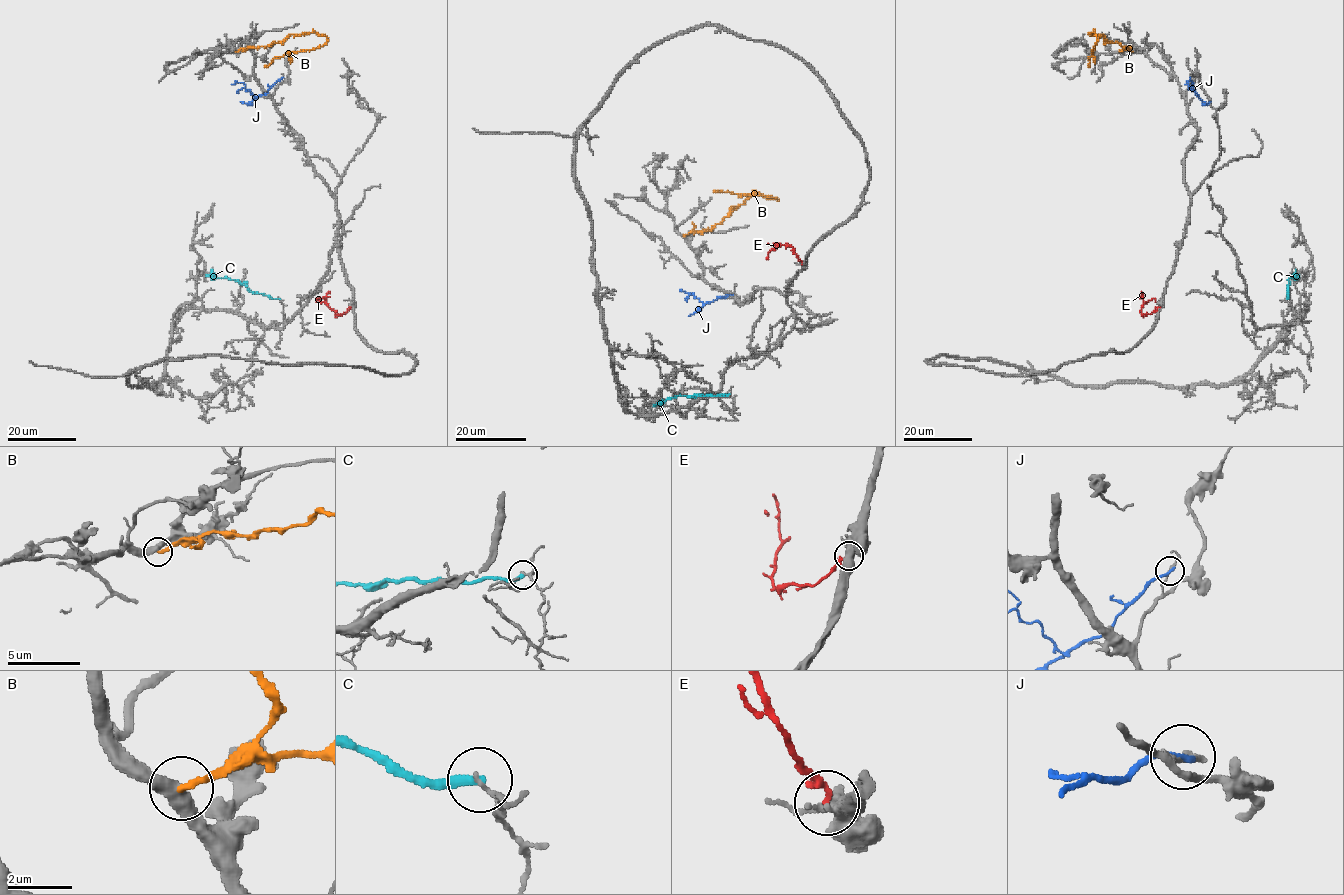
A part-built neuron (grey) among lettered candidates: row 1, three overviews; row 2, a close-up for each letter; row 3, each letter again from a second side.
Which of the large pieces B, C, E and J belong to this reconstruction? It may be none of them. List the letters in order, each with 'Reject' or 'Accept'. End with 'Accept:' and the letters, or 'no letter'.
B: Reject
C: Reject
E: Reject
J: Reject
Accept: no letter

